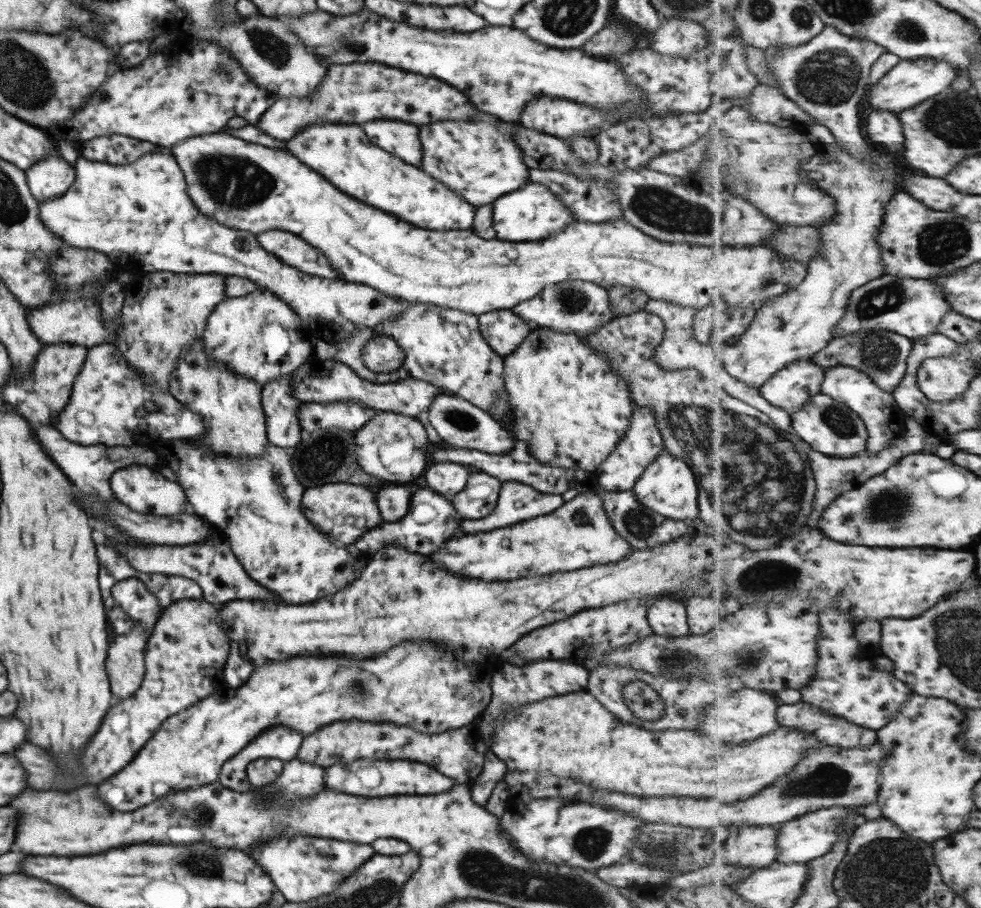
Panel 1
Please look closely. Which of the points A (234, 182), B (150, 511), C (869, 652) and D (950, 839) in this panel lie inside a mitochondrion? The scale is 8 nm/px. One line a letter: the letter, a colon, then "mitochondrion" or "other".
A: mitochondrion
B: other
C: other
D: other

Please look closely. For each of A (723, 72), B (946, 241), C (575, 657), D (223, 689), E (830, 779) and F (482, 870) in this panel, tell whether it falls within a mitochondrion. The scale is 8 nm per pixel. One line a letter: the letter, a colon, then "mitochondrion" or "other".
A: other
B: mitochondrion
C: other
D: other
E: mitochondrion
F: mitochondrion

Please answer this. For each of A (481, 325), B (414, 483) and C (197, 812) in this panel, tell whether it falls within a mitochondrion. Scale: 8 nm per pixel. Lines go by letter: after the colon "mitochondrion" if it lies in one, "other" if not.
A: other
B: other
C: mitochondrion

